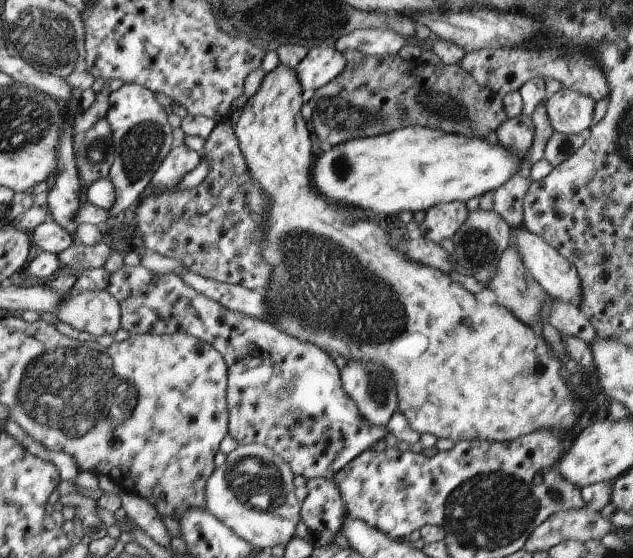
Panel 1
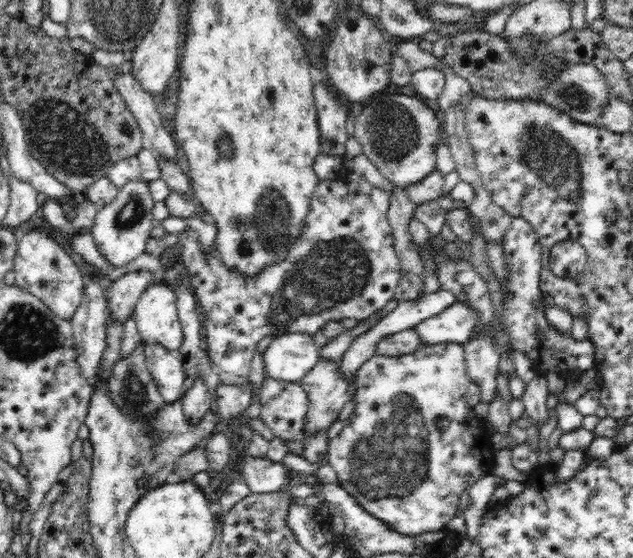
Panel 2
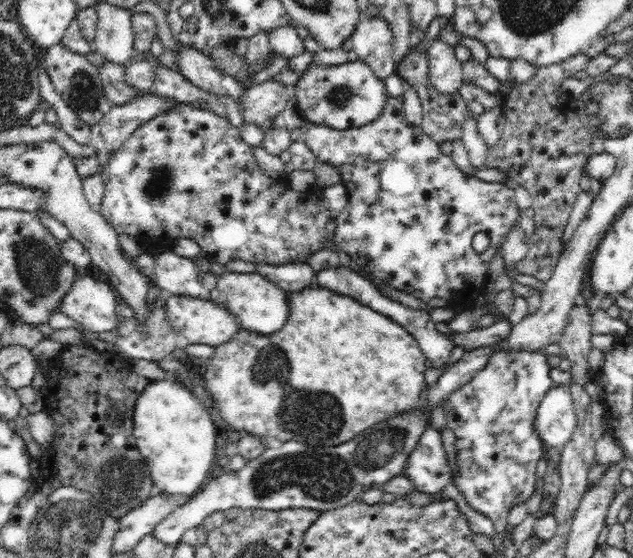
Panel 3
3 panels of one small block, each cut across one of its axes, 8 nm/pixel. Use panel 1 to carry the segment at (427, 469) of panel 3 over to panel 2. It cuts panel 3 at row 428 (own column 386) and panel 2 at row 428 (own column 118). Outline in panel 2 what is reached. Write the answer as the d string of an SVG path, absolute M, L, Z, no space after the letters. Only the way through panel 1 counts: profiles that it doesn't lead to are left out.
M268 377L268 380L264 381L264 386L260 388L259 401L262 405L262 423L272 431L274 437L286 444L286 452L301 456L302 460L312 464L320 464L320 466L328 464L327 450L332 439L324 429L316 433L306 431L310 401L300 382L284 382Z

